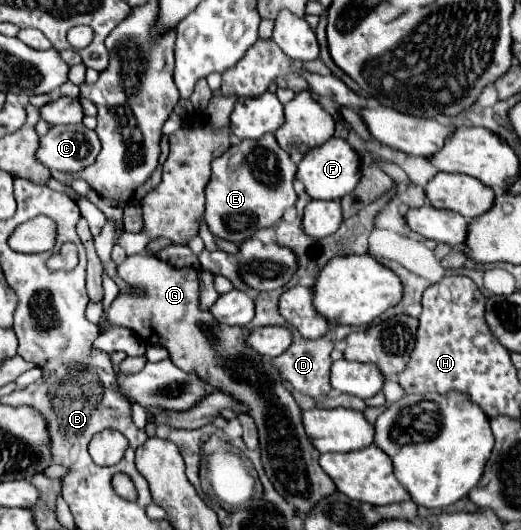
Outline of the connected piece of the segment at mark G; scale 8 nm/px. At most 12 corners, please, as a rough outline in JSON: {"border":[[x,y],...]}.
{"border":[[117,266],[113,324],[249,406],[269,480],[309,514],[337,488],[301,408],[245,328],[199,310],[199,278]]}

